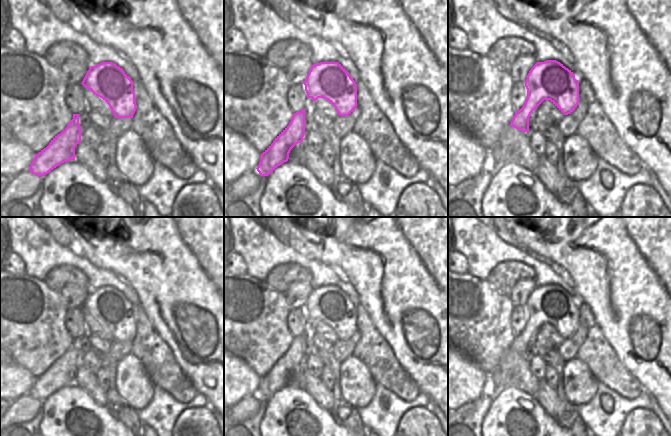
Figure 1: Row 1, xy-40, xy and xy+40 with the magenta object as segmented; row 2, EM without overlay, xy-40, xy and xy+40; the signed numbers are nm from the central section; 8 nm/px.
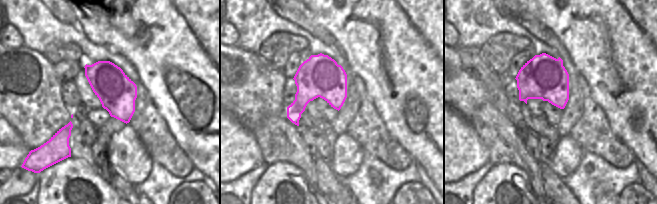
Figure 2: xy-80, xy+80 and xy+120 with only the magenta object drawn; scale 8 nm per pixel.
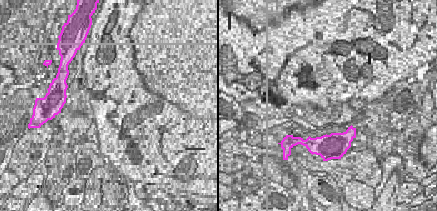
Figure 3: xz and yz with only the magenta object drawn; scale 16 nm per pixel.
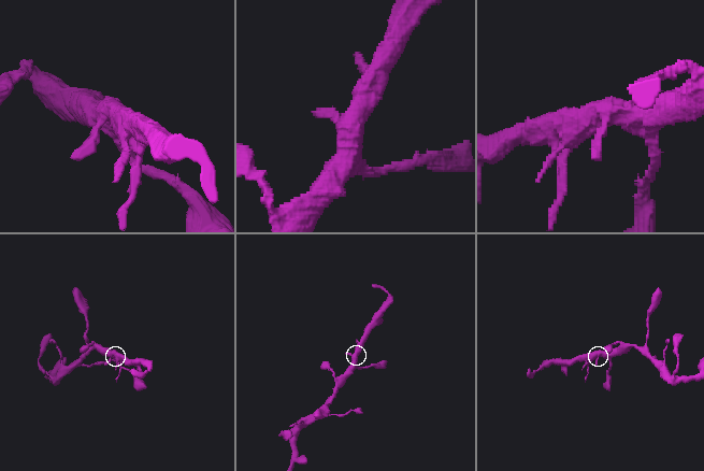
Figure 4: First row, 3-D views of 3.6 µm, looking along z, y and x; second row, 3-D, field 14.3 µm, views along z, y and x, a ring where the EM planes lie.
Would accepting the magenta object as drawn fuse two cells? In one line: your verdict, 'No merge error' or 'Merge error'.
No merge error

